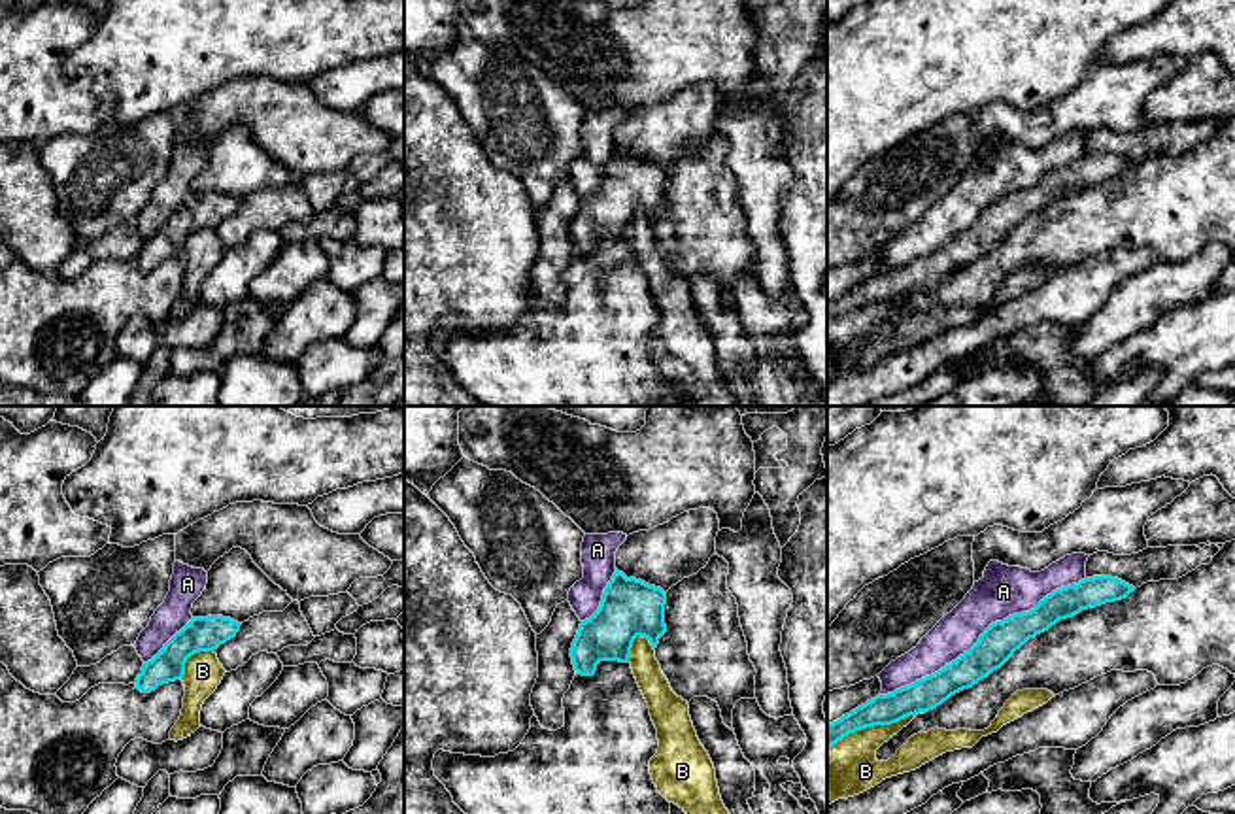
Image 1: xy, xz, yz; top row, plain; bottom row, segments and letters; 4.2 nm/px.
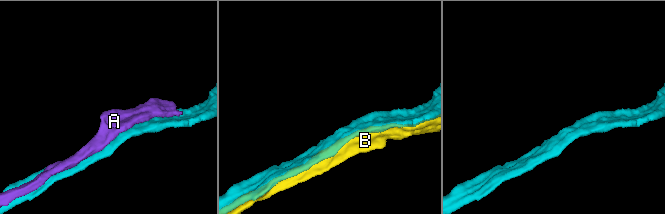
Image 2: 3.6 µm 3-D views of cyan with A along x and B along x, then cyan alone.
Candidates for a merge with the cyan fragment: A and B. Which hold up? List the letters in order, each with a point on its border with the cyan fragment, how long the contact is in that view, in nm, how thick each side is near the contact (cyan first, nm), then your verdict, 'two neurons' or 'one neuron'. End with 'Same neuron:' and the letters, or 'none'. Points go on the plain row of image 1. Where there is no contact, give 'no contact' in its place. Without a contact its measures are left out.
A: yz (981, 212) | 1000 nm | 160/220 nm | two neurons
B: yz (875, 301) | 440 nm | 140/240 nm | two neurons
Same neuron: none

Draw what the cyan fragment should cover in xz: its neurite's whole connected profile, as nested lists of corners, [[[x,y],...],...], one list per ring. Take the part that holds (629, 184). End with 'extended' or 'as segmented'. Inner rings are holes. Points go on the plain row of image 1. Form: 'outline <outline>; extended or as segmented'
outline [[[616,145],[604,164],[599,187],[580,200],[570,225],[574,247],[593,253],[601,238],[629,240],[636,213],[650,217],[653,227],[667,210],[667,170]]]; as segmented

